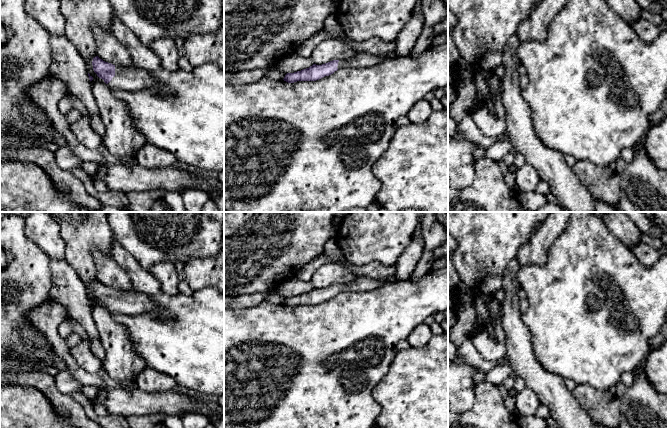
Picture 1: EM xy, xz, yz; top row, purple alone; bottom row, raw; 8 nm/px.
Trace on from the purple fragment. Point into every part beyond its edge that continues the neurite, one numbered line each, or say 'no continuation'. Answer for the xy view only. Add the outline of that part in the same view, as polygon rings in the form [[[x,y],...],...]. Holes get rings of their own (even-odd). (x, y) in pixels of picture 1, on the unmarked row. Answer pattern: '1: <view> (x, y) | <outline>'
1: xy (131, 303) | [[[115,290],[115,300],[108,307],[109,311],[113,314],[127,314],[127,315],[138,315],[145,312],[154,311],[161,315],[161,319],[164,321],[168,318],[167,315],[163,314],[163,310],[151,299],[150,295],[141,292],[123,292]]]

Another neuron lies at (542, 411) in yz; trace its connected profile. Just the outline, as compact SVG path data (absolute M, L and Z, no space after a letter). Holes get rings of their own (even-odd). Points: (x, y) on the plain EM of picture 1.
M540 404L535 412L535 416L540 418L548 418L549 417L548 407L543 404Z

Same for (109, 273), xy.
M92 250L95 259L97 280L105 286L123 292L136 292L133 289L130 277L115 261L112 255Z

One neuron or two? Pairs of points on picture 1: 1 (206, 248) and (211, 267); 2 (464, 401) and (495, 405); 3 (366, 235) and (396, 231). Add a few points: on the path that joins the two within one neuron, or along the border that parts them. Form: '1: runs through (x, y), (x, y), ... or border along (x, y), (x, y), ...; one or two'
1: border along (213, 255), (207, 258), (190, 258), (186, 261); two
2: border along (474, 386), (474, 404), (469, 409), (458, 414); two
3: runs through (373, 231), (389, 231); one

